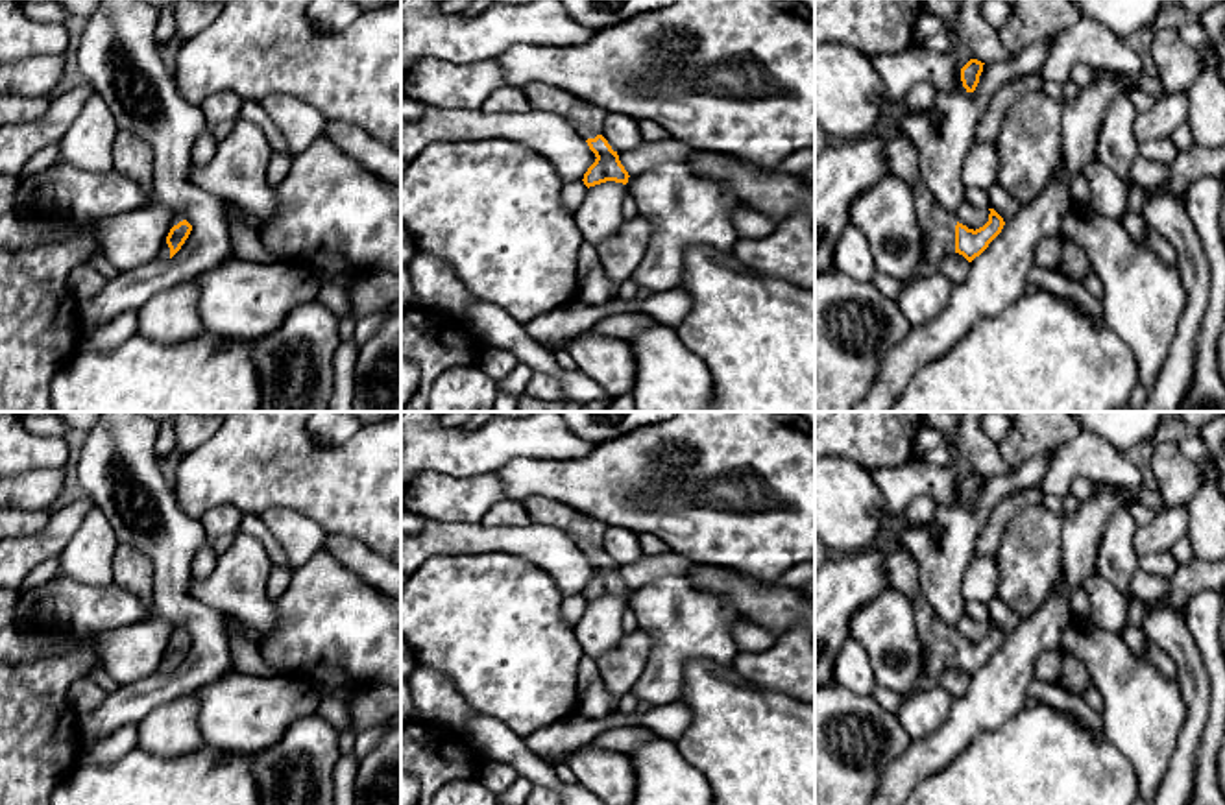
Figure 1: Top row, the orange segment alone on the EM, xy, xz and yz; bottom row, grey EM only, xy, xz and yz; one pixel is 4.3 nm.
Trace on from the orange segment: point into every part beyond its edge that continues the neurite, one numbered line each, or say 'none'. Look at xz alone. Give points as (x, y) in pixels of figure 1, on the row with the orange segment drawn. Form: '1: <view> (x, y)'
1: xz (588, 120)

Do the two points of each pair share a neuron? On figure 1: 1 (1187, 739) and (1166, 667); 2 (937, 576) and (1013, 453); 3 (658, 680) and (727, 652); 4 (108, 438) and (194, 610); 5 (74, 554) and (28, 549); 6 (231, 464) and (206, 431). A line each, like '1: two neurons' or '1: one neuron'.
1: two neurons
2: two neurons
3: one neuron
4: one neuron
5: two neurons
6: two neurons

